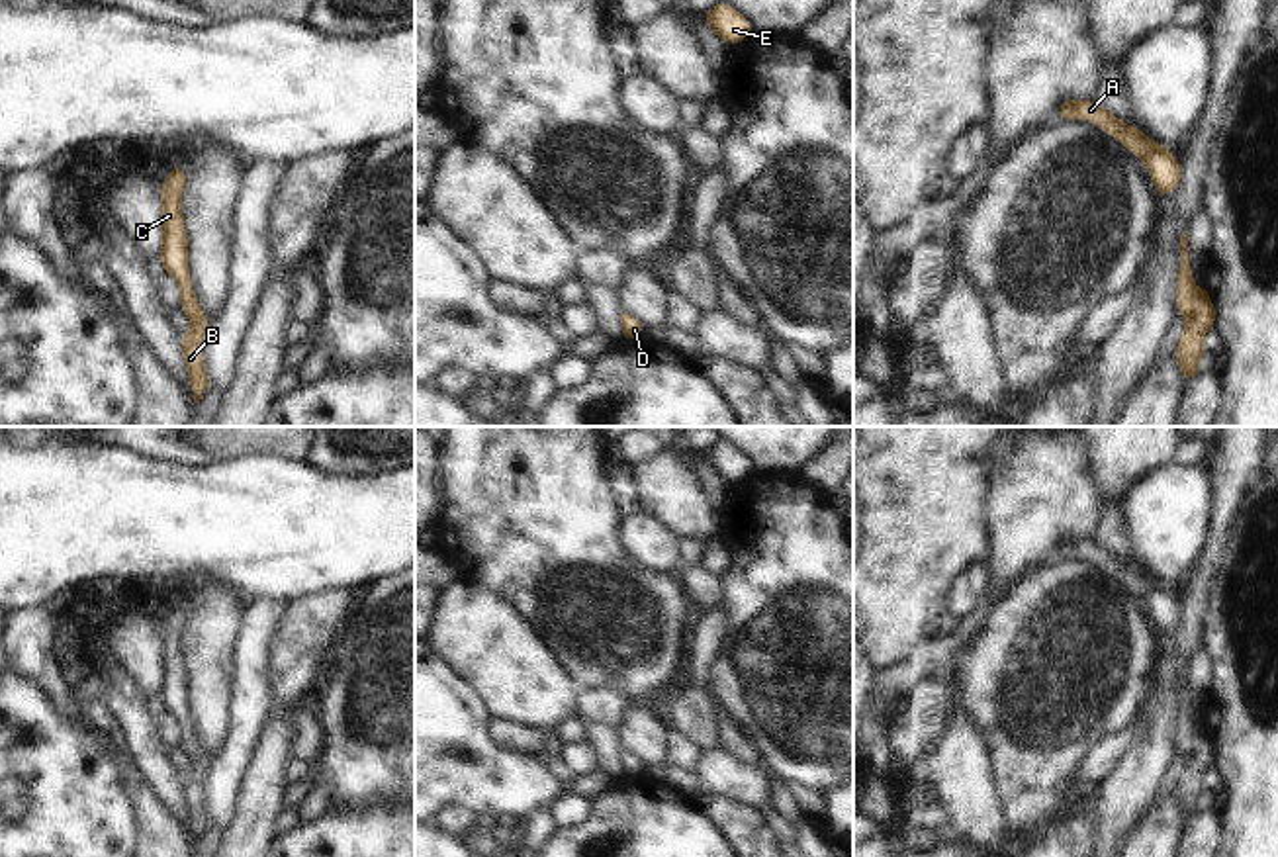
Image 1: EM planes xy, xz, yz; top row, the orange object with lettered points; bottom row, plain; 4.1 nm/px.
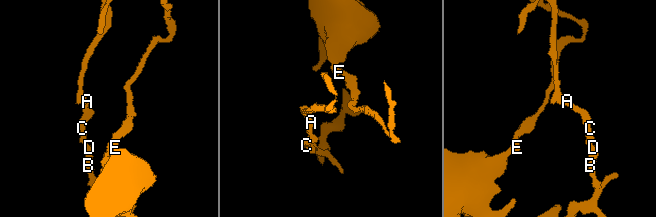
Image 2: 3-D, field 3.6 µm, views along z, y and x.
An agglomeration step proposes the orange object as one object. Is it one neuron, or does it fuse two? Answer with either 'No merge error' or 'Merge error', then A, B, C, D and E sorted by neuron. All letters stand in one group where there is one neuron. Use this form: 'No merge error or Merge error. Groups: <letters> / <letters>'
No merge error. Groups: A B C D E

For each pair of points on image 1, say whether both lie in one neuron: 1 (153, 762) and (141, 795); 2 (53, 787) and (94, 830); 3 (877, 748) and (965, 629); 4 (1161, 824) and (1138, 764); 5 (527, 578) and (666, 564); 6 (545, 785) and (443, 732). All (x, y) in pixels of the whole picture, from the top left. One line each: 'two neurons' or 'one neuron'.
1: two neurons
2: one neuron
3: one neuron
4: two neurons
5: two neurons
6: one neuron

